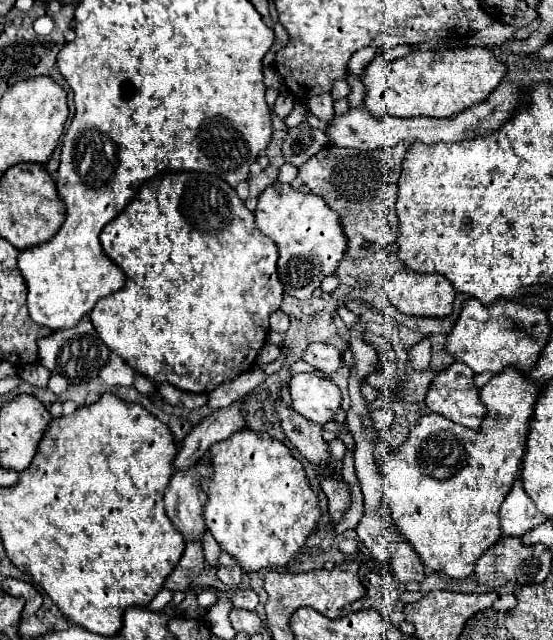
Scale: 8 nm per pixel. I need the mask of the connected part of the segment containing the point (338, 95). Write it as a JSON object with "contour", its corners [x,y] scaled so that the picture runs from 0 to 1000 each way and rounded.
{"contour":[[[613,123],[613,127],[606,127],[606,130],[602,130],[599,152],[602,152],[606,158],[609,158],[609,155],[624,155],[631,145],[635,145],[635,136],[631,136],[631,130],[627,130],[627,127]]]}

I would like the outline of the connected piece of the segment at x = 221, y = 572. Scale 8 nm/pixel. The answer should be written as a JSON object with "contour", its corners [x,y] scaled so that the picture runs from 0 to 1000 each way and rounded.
{"contour":[[[407,861],[396,864],[396,877],[392,877],[389,889],[392,889],[392,905],[396,905],[403,914],[410,914],[410,917],[418,917],[418,920],[432,917],[439,892],[432,892],[432,883],[425,883],[425,873],[421,873],[414,864],[407,864]]]}

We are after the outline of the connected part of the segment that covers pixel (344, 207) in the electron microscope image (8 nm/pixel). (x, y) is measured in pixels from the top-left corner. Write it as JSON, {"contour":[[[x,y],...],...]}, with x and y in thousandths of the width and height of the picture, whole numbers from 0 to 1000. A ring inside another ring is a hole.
{"contour":[[[591,227],[584,239],[562,245],[562,252],[541,261],[541,273],[526,289],[544,302],[584,308],[591,320],[613,336],[613,345],[631,373],[627,402],[667,402],[718,377],[722,352],[714,339],[714,311],[718,280],[732,239],[732,227],[678,236],[646,236]]]}

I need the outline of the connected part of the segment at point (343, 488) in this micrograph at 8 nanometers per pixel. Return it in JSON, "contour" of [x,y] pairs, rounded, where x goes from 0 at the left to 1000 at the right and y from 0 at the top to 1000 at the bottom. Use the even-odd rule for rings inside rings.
{"contour":[[[588,742],[580,752],[580,761],[595,780],[599,811],[602,811],[602,817],[613,817],[620,811],[620,802],[635,792],[631,758],[624,752],[606,752],[599,742]]]}

